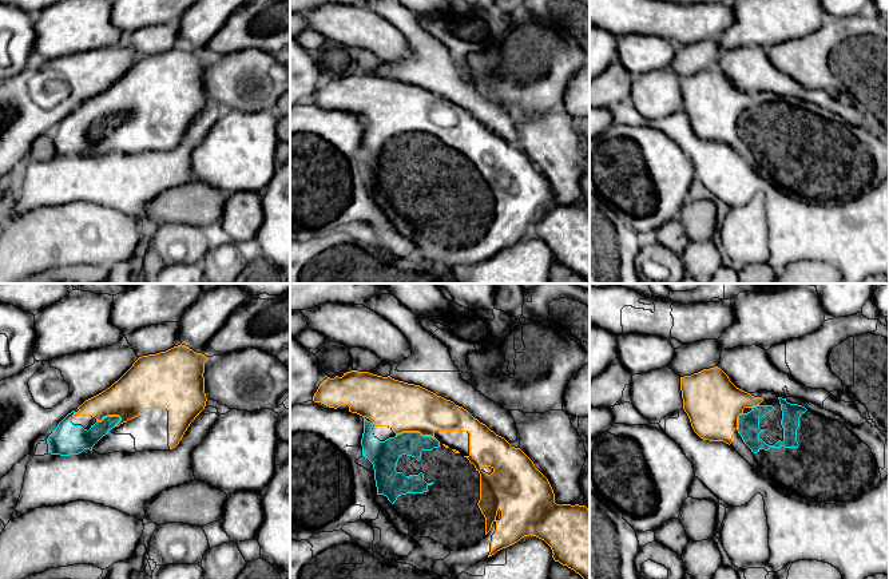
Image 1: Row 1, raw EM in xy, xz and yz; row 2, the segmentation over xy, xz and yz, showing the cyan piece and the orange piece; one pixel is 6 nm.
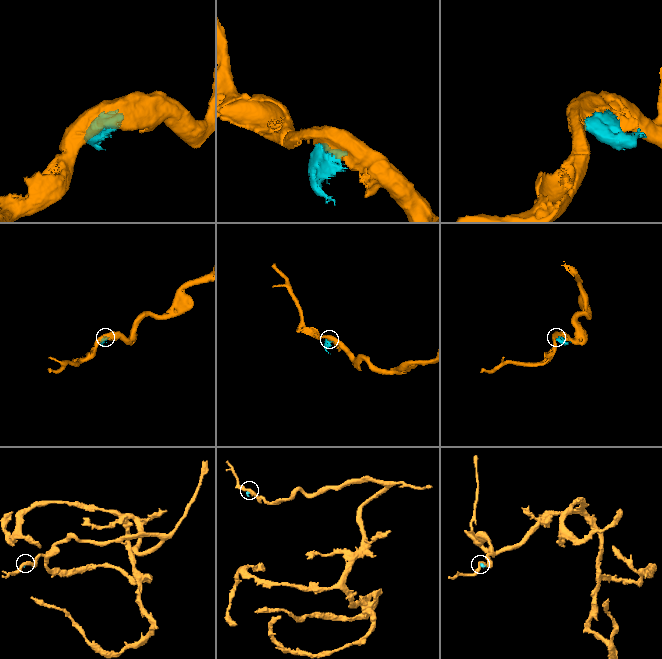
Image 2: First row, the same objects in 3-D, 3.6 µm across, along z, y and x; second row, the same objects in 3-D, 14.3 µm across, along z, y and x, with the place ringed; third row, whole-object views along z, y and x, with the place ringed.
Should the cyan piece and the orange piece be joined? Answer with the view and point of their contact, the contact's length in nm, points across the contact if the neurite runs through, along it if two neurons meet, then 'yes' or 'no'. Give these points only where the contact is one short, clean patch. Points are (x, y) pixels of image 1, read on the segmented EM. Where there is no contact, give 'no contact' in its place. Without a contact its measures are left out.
contact xz (415, 432); length 240 nm; yes

